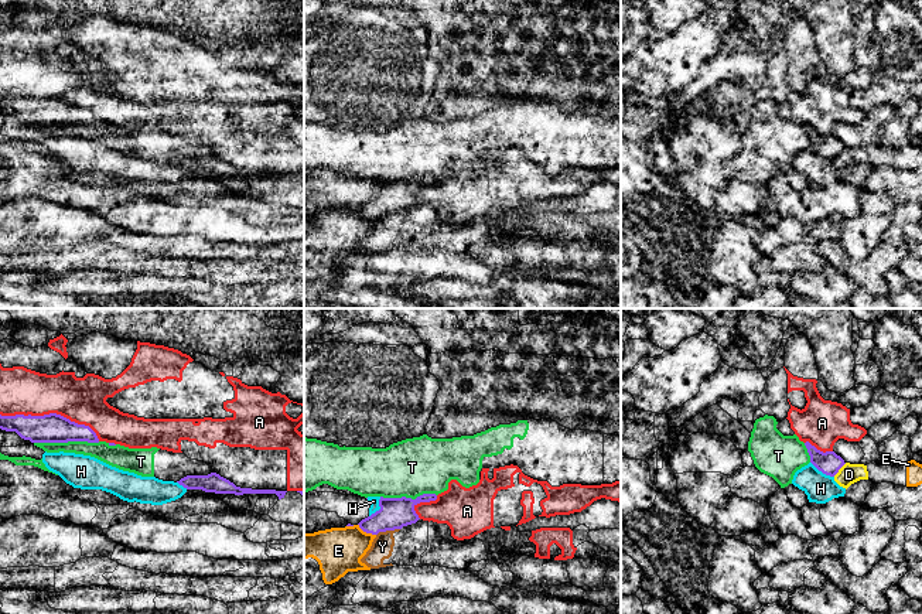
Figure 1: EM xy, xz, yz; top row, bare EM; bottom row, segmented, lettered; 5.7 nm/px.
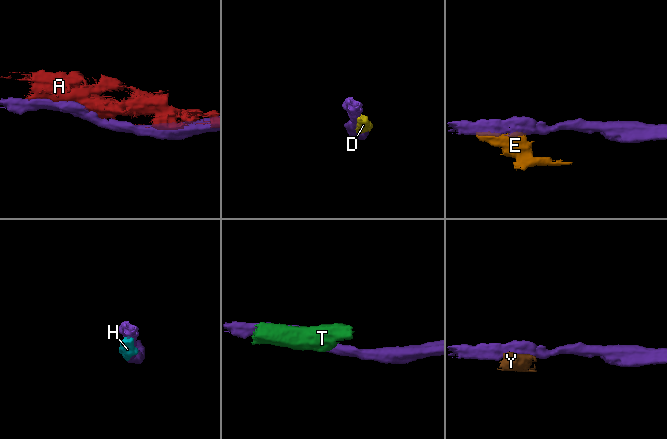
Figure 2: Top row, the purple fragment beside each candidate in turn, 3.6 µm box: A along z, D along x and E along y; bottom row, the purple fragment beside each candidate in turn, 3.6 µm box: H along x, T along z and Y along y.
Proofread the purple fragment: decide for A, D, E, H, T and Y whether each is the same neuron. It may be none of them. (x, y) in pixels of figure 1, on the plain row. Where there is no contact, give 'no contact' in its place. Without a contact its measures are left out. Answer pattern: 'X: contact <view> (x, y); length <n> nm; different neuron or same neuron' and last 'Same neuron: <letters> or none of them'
A: contact xy (51, 96); length 600 nm; different neuron
D: contact yz (839, 152); length 110 nm; different neuron
E: contact xz (366, 215); length 120 nm; different neuron
H: contact yz (822, 154); length 160 nm; different neuron
T: contact xy (67, 125); length 380 nm; different neuron
Y: contact xz (388, 212); length 140 nm; different neuron
Same neuron: none of them

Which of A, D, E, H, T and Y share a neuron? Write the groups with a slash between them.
A / D E / H / T / Y

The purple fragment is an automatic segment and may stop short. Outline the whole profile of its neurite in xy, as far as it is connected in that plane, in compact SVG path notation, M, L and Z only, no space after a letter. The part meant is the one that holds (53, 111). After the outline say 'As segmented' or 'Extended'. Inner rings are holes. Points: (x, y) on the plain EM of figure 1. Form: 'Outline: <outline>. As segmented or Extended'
Outline: M57 96L44 99L0 98L0 112L16 115L21 122L31 126L99 126L96 116L89 109L78 108Z. As segmented

